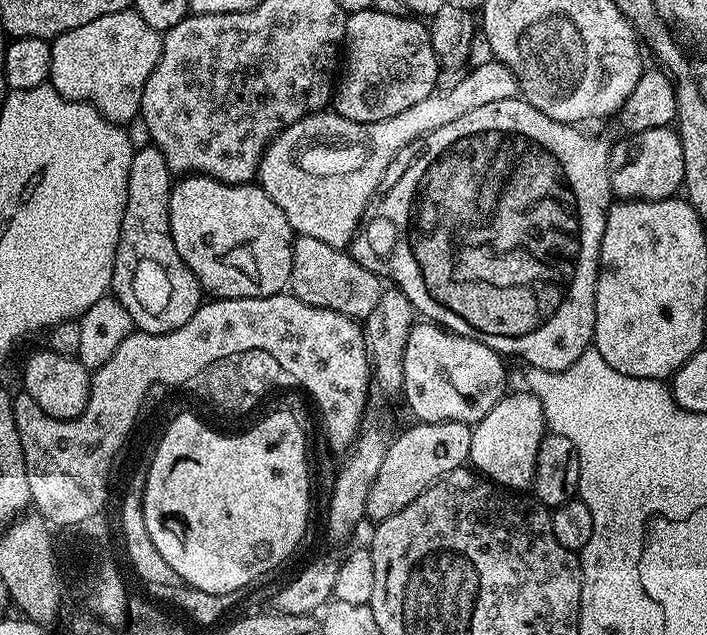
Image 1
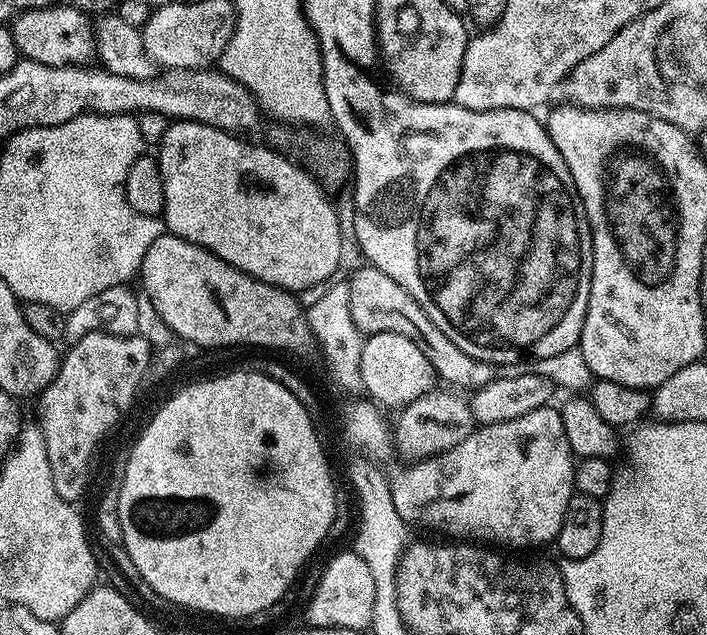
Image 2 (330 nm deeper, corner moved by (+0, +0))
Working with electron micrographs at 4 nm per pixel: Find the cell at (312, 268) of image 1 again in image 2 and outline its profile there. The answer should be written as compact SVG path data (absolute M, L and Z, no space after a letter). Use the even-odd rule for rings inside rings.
M371 266L363 267L358 269L347 283L350 292L350 314L353 315L354 325L365 337L393 332L410 338L410 342L414 342L418 350L426 354L437 377L441 381L449 380L450 383L457 384L452 385L457 389L475 390L493 380L493 365L485 360L470 358L470 354L458 350L458 346L454 346L454 342L450 342L450 338L446 338L446 334L442 334L442 330L434 326L434 322L430 322L430 314L426 314L426 310L422 310L422 306L414 302L410 293L402 290L402 286L398 286L398 282L390 278L390 274L382 274L382 270Z

